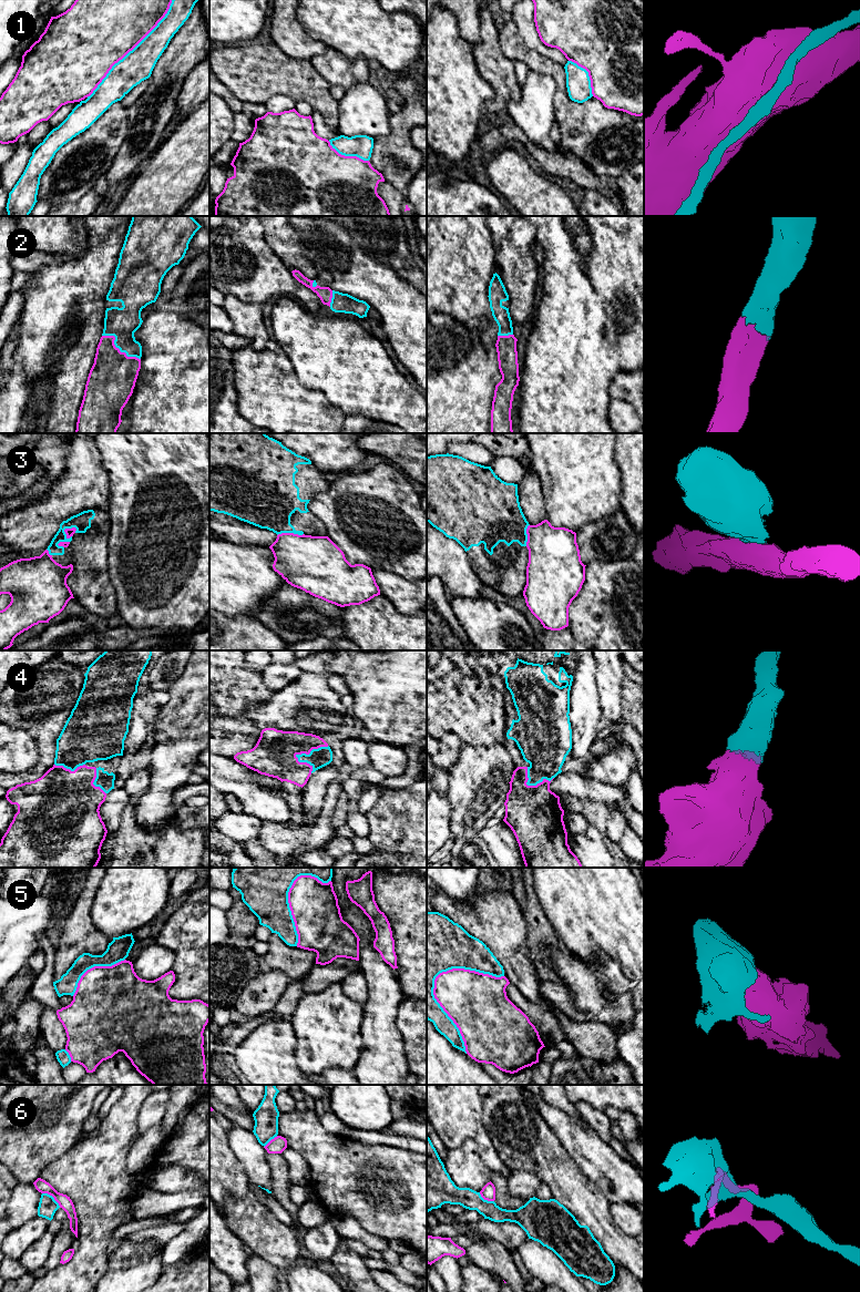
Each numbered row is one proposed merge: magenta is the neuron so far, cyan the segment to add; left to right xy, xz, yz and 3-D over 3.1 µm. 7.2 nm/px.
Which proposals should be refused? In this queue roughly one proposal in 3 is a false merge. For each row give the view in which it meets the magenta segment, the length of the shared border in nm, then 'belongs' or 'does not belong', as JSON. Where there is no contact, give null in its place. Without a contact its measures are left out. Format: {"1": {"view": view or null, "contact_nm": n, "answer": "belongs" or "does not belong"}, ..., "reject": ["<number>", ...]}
{"1": {"view": "xy", "contact_nm": 950, "answer": "belongs"}, "2": {"view": "xy", "contact_nm": 340, "answer": "belongs"}, "3": {"view": "xy", "contact_nm": 110, "answer": "does not belong"}, "4": {"view": "xz", "contact_nm": 260, "answer": "belongs"}, "5": {"view": "yz", "contact_nm": 650, "answer": "does not belong"}, "6": {"view": "xy", "contact_nm": 170, "answer": "does not belong"}, "reject": ["3", "5", "6"]}

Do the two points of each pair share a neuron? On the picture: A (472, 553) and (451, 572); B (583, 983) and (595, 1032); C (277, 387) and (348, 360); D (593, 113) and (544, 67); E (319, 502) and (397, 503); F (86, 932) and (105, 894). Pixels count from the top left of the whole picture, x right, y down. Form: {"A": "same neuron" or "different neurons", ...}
{"A": "different neurons", "B": "different neurons", "C": "different neurons", "D": "same neuron", "E": "same neuron", "F": "different neurons"}

